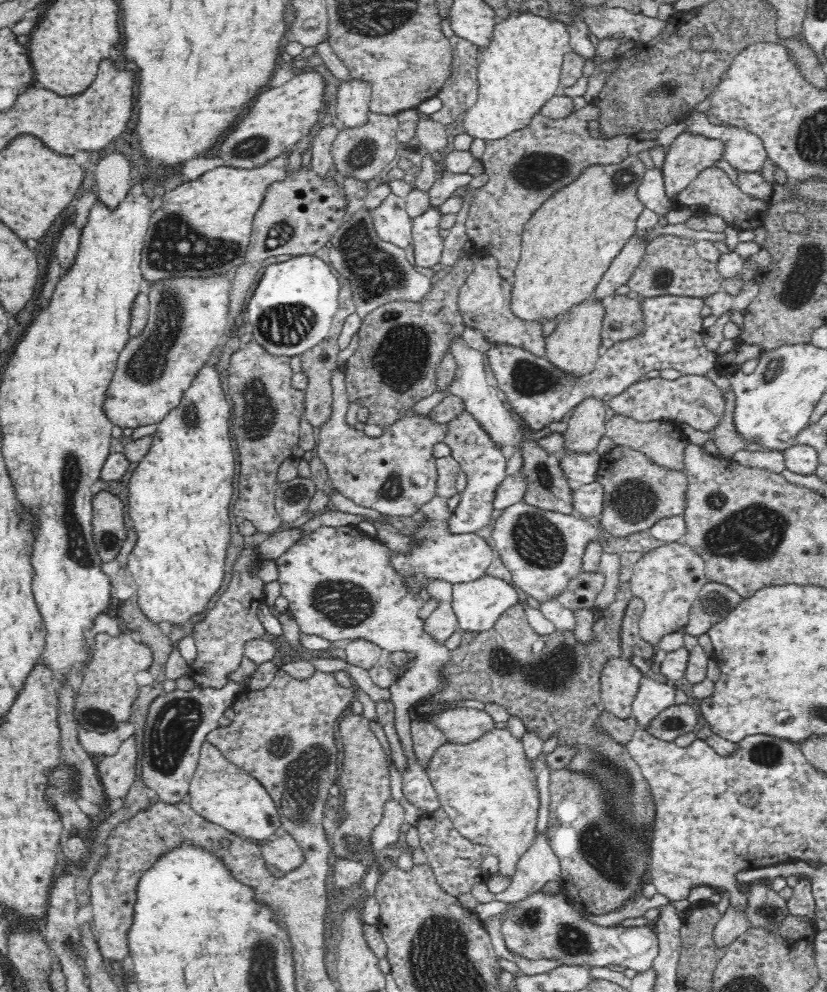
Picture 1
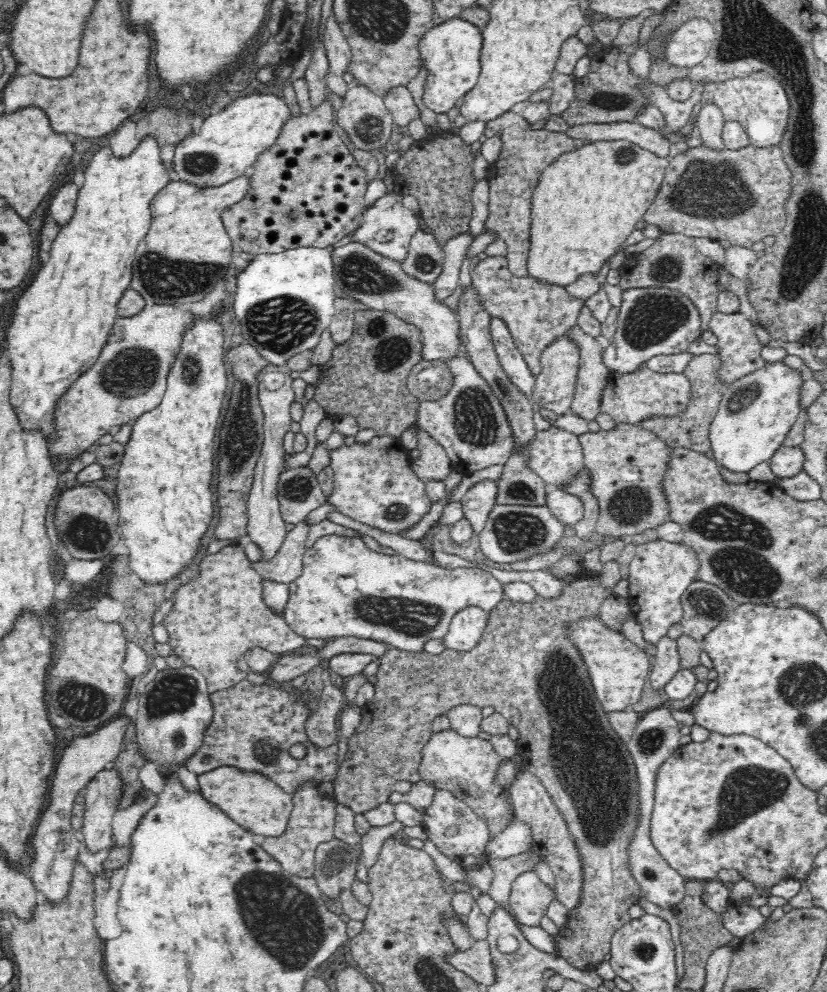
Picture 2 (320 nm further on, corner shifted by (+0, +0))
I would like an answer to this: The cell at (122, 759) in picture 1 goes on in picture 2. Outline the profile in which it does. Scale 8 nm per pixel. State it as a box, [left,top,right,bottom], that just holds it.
[81,767,124,853]

